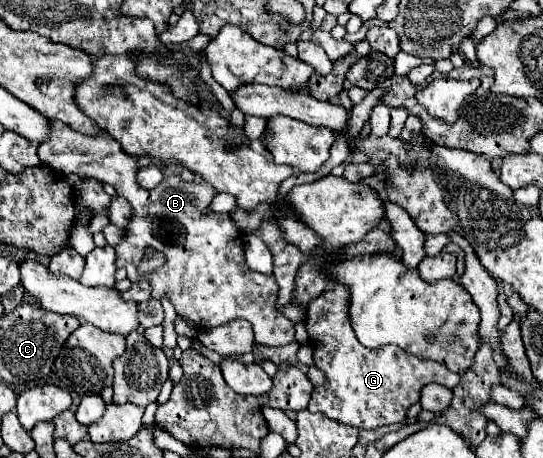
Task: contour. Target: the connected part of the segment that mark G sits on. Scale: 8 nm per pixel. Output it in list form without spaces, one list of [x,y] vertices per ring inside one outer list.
[[[335,285],[307,303],[307,333],[313,345],[315,365],[325,371],[325,383],[315,387],[309,401],[309,411],[323,413],[329,419],[349,423],[357,429],[377,429],[381,425],[399,423],[407,409],[419,401],[419,391],[427,383],[439,383],[453,389],[459,375],[435,361],[423,361],[401,351],[401,347],[385,345],[365,349],[349,323],[349,287]]]

